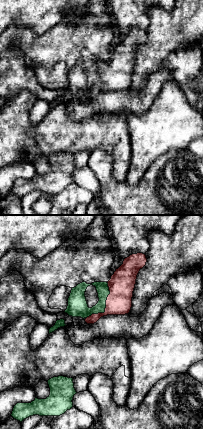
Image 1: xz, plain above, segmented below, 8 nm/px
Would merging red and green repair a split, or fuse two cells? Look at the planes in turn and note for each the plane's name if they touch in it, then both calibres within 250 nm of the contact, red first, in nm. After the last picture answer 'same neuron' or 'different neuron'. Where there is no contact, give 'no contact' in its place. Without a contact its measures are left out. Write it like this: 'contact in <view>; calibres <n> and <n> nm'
contact in xz; calibres 200 and 160 nm

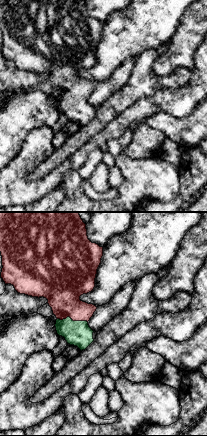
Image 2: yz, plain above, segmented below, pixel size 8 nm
contact in yz; calibres 280 and 200 nm

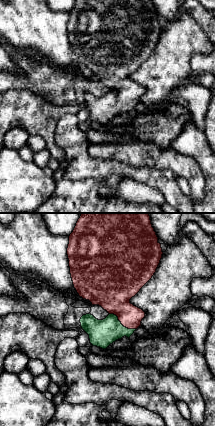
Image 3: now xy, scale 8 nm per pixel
contact in xy; calibres 280 and 220 nm

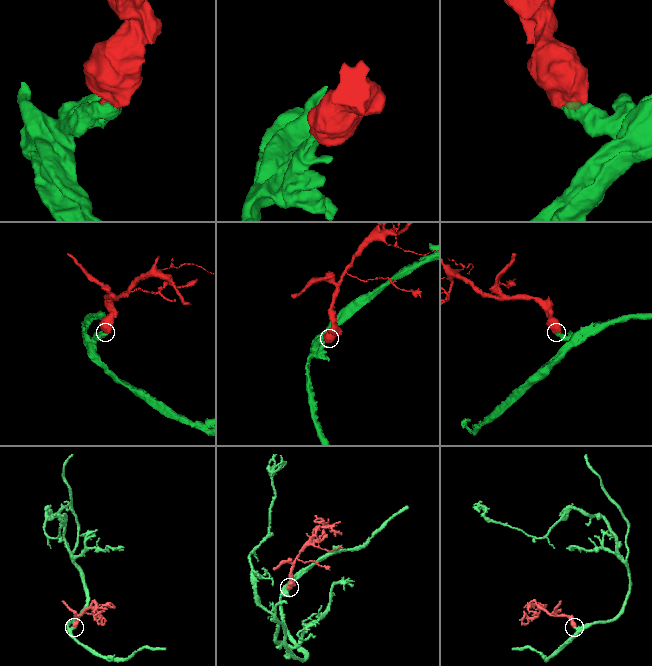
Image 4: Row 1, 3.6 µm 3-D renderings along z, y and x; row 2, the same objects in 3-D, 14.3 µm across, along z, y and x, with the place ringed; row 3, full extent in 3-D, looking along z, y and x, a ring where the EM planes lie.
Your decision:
same neuron

